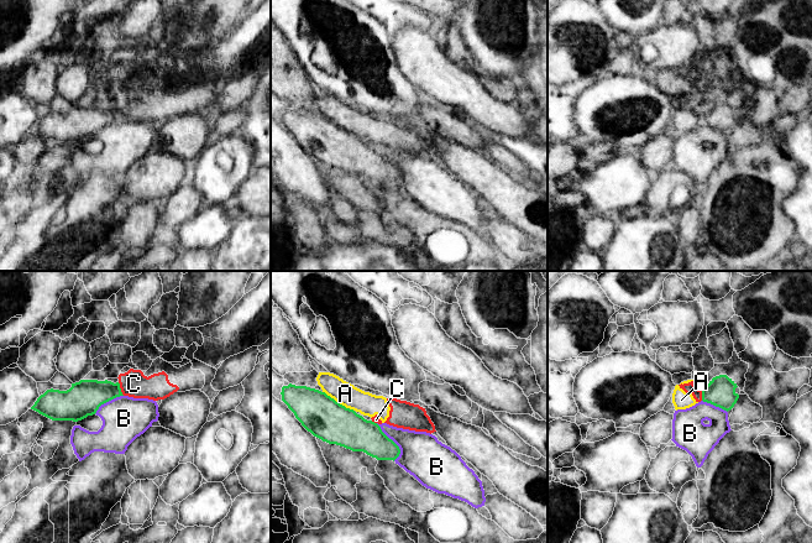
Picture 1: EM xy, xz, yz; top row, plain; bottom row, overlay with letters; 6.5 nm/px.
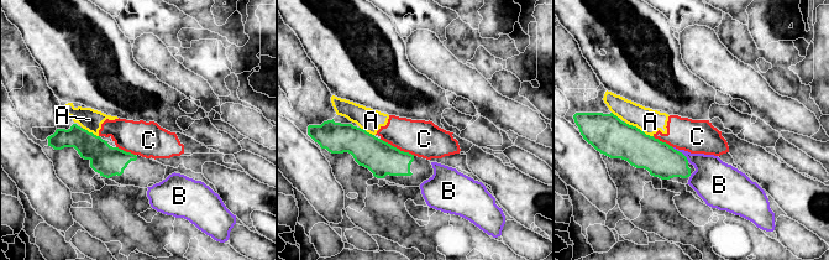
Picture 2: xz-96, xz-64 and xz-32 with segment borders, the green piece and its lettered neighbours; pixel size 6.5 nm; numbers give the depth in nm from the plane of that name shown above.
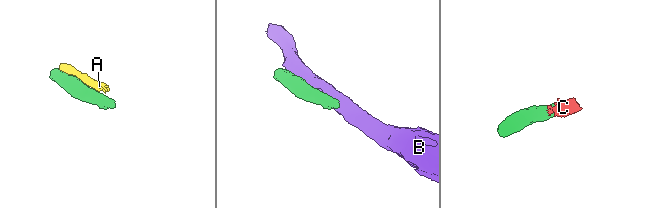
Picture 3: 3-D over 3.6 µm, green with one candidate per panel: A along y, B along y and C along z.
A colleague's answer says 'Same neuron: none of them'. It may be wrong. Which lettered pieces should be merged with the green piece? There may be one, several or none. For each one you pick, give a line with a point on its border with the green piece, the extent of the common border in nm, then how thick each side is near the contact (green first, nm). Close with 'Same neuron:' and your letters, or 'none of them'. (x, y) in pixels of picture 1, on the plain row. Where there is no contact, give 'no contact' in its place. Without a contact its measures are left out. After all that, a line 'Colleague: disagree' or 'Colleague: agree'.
Same neuron: none of them
Colleague: agree

